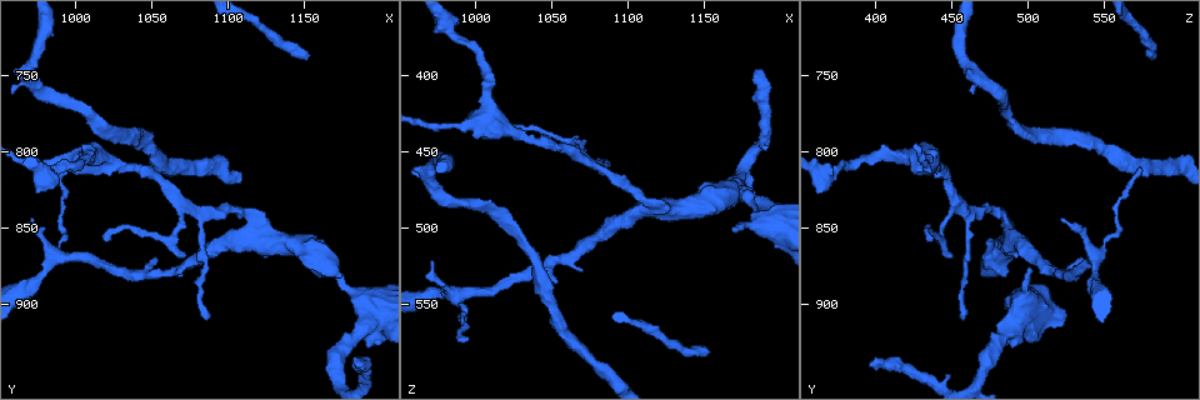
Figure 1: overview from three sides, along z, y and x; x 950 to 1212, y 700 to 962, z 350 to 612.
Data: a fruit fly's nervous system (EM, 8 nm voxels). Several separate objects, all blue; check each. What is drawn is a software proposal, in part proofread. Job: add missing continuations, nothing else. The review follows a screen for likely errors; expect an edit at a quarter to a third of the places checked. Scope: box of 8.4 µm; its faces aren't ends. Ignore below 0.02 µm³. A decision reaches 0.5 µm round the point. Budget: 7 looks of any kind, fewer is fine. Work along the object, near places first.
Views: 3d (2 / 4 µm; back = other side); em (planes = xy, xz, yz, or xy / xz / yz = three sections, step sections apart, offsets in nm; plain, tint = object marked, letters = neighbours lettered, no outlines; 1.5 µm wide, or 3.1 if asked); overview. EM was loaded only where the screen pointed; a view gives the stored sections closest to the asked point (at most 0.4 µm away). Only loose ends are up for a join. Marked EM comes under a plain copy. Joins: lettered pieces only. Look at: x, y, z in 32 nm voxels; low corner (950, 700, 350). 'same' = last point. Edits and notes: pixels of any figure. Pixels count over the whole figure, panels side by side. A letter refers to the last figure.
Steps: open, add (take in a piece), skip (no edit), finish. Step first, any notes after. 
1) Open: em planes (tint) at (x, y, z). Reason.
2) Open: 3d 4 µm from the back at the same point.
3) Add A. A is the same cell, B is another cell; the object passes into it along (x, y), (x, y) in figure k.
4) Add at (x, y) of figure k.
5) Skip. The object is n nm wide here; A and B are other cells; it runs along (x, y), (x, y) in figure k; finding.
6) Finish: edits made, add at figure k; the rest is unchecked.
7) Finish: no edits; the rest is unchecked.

Open: em xz step 4 (tint) at (1054, 868, 536). An open end.

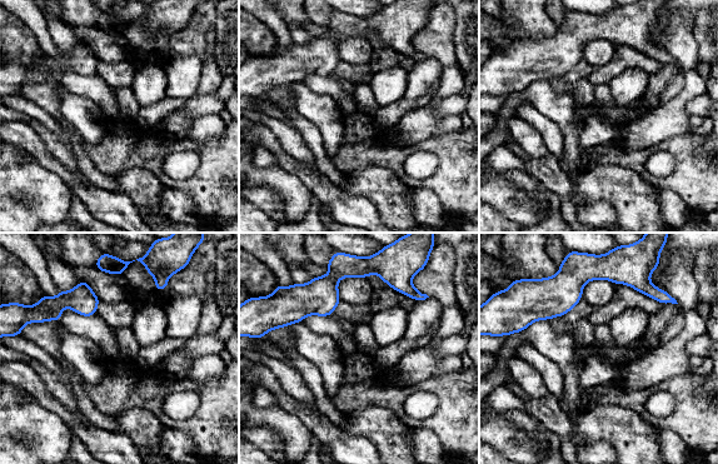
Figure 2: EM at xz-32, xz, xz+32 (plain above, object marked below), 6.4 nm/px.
Open: em yz step 4 (letters) at the same point. Cut it another way.

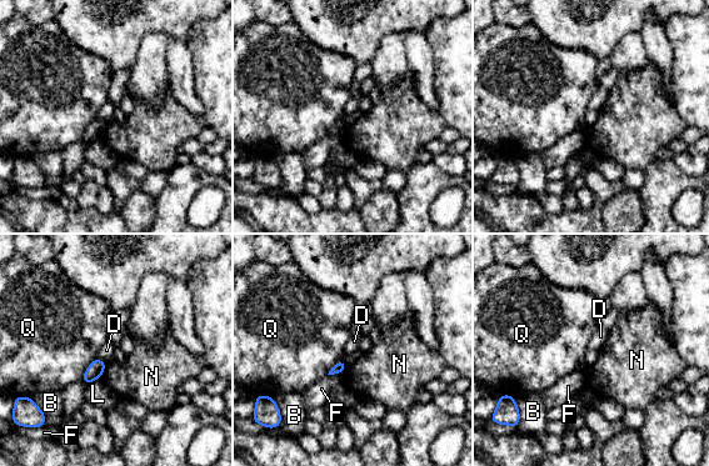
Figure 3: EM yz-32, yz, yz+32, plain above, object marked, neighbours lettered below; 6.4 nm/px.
Skip. The longest contact is with Q, 190 nm; B, D, F, L, N and Q are other cells; a border runs along (96, 357), (88, 366), (80, 380) in figure 3; no lettered piece goes on from it.

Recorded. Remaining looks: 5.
Open: em yz step 8 (tint) at (1184, 938, 396). An open end.

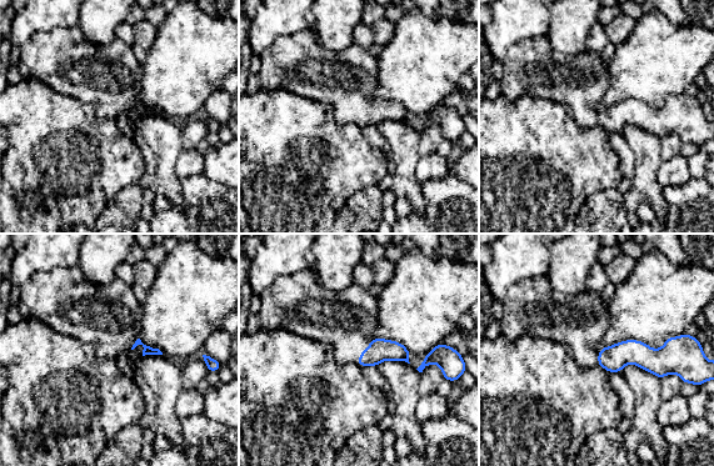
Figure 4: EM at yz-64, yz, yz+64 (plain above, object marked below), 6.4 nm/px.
Open: em planes (letters) at the same point.

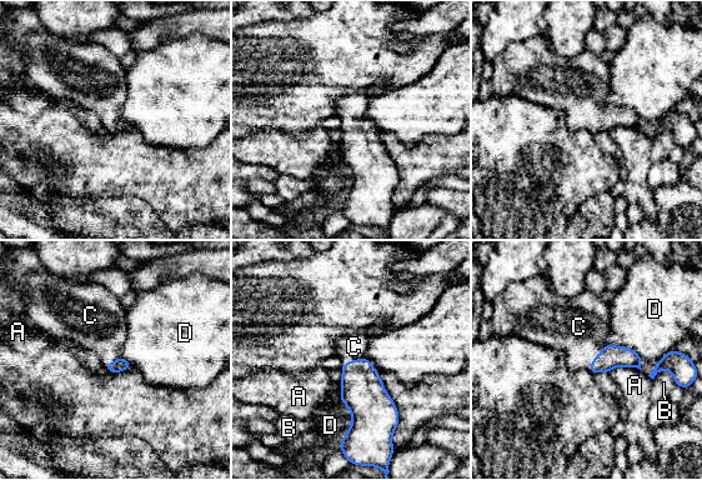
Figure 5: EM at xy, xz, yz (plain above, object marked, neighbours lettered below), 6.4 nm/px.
Add C. C is the same cell, A, B and D are other cells; the object passes into it along (611, 356), (596, 356), (578, 326) in figure 5; it goes on there.

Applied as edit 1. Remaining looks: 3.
Open: 3d 4 µm at (1154, 736, 582). End of a long branch.

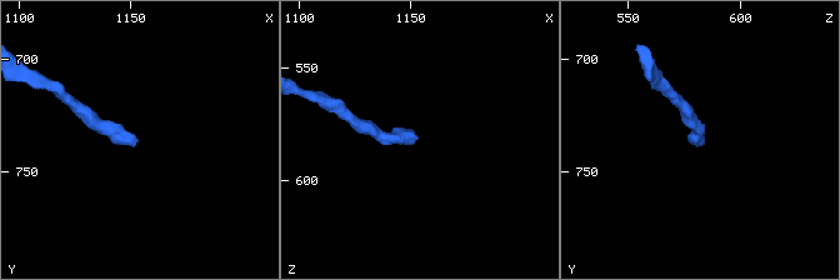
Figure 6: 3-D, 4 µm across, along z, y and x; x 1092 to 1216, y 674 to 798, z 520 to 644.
Open: em planes (letters) at (1154, 736, 582). Need the tissue.

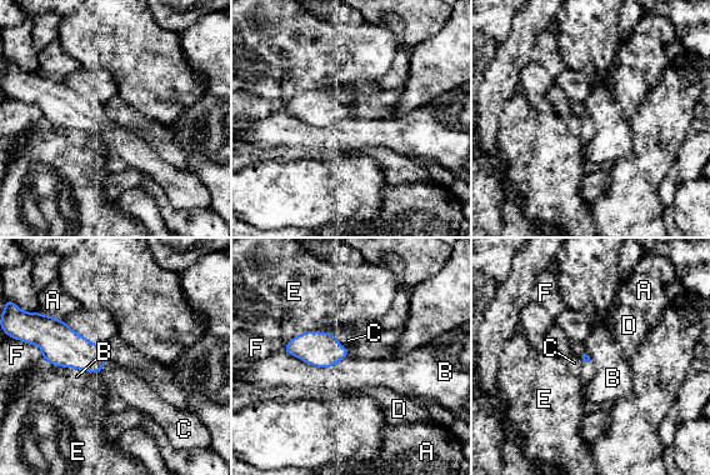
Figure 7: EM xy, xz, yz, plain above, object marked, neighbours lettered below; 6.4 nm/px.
Add C. C is the same cell, A, B, D, E and F are other cells; the neuron continues.

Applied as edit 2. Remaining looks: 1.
Finish: edits made, add at figure 5, add at figure 7; the rest is unchecked.

